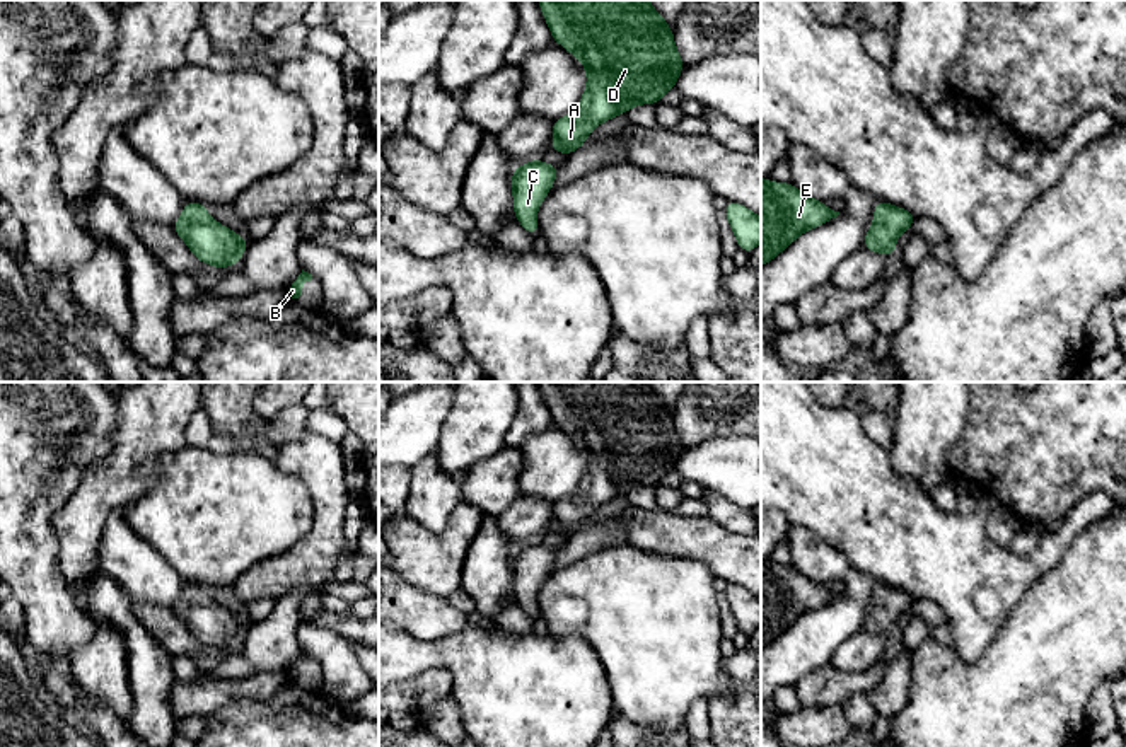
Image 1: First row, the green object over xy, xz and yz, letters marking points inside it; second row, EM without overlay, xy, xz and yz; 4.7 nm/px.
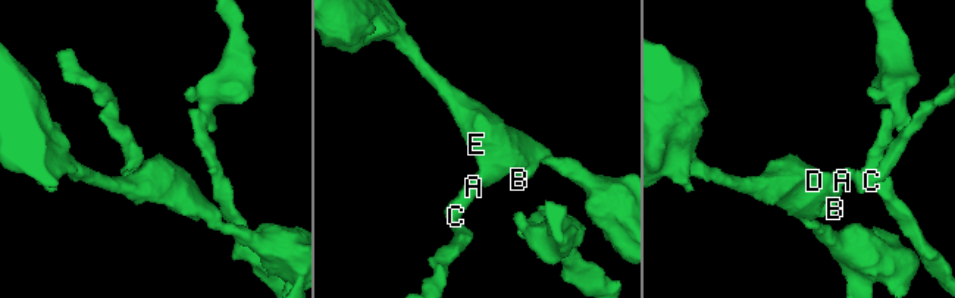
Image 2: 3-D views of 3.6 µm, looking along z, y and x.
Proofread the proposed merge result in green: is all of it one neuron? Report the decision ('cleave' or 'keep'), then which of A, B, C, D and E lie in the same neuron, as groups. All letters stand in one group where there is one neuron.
keep; groups A B C D E

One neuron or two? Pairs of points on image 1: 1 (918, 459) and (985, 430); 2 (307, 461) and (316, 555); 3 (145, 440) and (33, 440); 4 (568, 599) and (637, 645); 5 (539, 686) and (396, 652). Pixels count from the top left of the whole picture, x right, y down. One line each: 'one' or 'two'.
1: two
2: one
3: two
4: one
5: one

